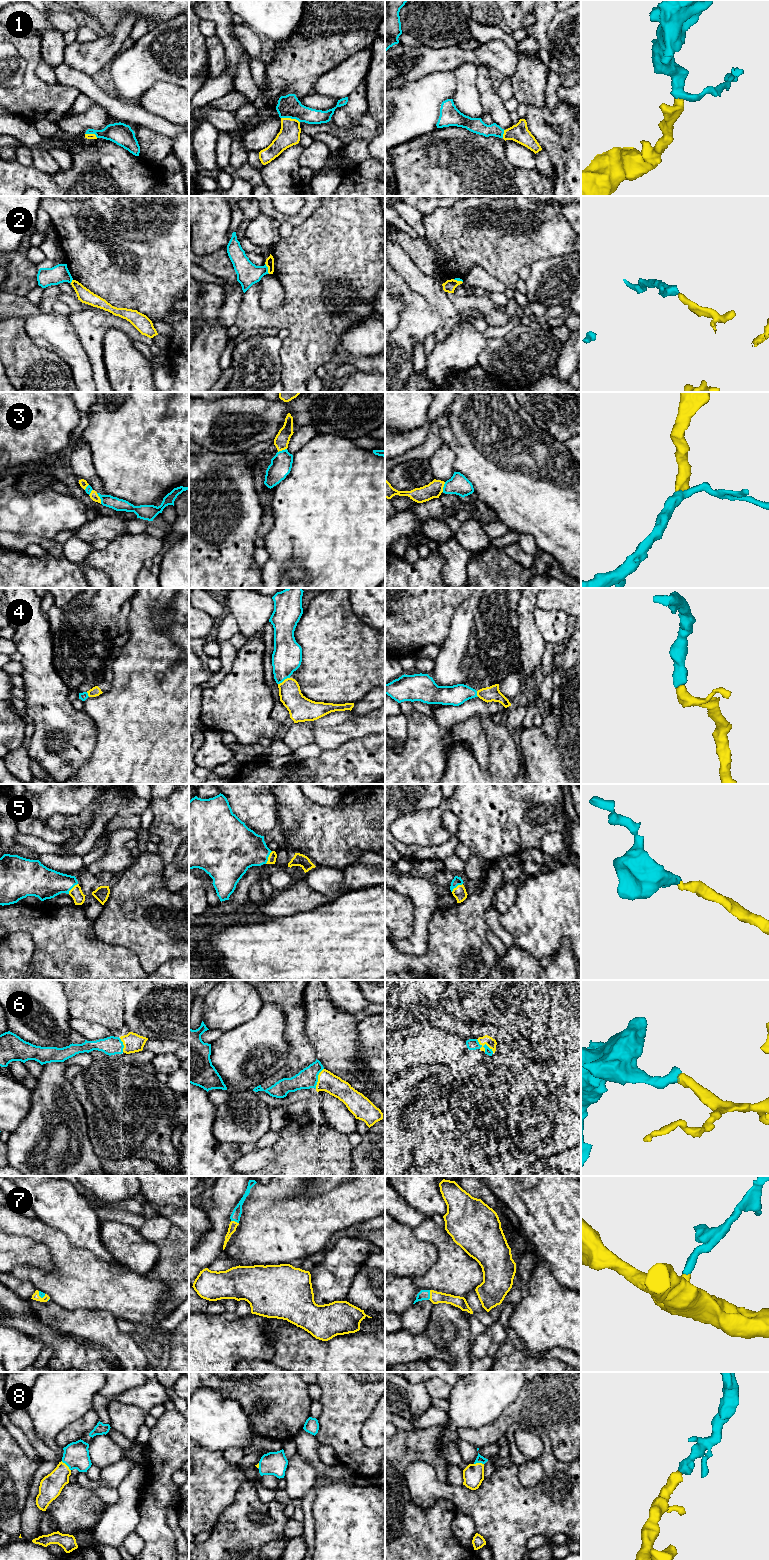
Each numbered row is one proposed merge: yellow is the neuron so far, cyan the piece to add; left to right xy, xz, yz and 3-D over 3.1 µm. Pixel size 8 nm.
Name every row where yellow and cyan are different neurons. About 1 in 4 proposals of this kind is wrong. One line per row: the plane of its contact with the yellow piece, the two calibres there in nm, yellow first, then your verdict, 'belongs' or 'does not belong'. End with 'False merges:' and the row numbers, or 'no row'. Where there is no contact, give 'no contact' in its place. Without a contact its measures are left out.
1: meets yellow in xz; 170 nm thick on the yellow side, 180 nm on the other; belongs
2: meets yellow in xz; 70 nm thick on the yellow side, 180 nm on the other; does not belong
3: meets yellow in xy; 70 nm thick on the yellow side, 100 nm on the other; belongs
4: meets yellow in xz; 190 nm thick on the yellow side, 240 nm on the other; belongs
5: meets yellow in xz; 70 nm thick on the yellow side, 360 nm on the other; belongs
6: meets yellow in yz; 80 nm thick on the yellow side, 60 nm on the other; belongs
7: meets yellow in yz; 100 nm thick on the yellow side, 80 nm on the other; belongs
8: meets yellow in xy; 180 nm thick on the yellow side, 200 nm on the other; belongs
False merges: 2

